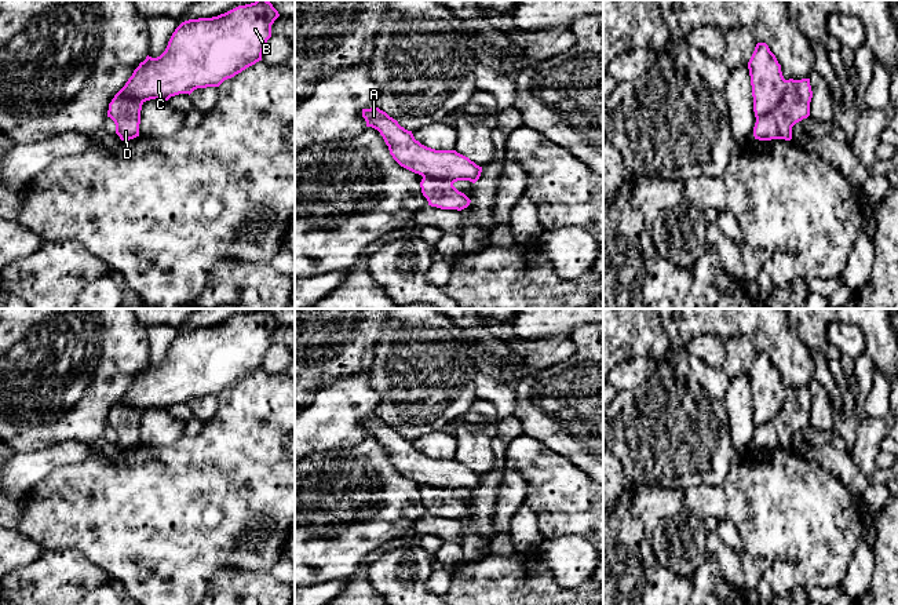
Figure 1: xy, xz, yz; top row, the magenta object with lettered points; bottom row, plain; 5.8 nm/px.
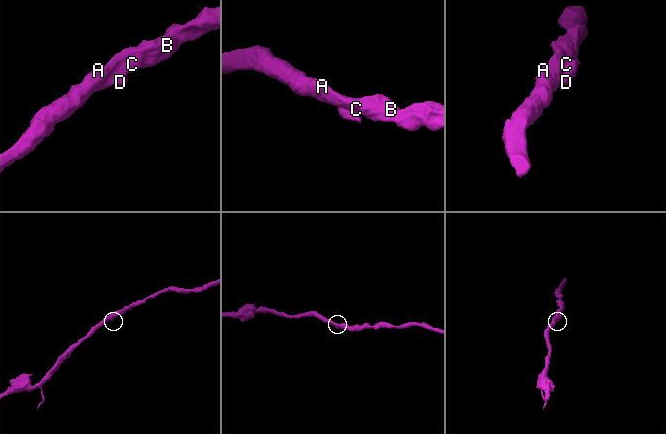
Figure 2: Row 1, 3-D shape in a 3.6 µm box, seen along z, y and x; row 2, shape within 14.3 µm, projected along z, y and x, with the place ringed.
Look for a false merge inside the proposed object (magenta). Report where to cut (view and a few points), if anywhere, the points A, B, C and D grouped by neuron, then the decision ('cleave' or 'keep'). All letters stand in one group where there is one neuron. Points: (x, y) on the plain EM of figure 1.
cut in yz along (787, 389), (781, 411), (756, 429); A B C / D; cleave

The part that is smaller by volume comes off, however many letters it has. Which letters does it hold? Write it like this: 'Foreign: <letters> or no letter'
Foreign: D

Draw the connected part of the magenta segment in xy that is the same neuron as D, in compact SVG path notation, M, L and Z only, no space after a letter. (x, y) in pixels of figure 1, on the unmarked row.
M121 398L109 412L107 426L114 430L116 442L121 449L139 445L142 413L142 409L135 405L128 405Z

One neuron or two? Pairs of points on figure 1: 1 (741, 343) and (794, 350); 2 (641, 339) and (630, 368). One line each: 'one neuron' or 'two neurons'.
1: two neurons
2: two neurons

